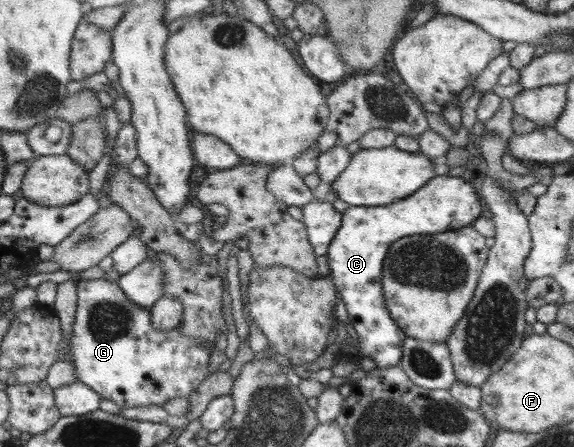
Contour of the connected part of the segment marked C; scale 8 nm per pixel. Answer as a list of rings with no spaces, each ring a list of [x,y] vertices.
[[[437,175],[431,178],[420,190],[404,199],[393,201],[391,206],[349,206],[342,214],[341,226],[335,233],[327,251],[327,264],[331,271],[336,292],[341,294],[350,323],[353,324],[358,334],[357,346],[361,357],[371,358],[377,367],[391,368],[398,366],[403,350],[403,340],[406,334],[393,322],[387,310],[385,296],[381,286],[382,263],[389,247],[399,238],[411,236],[411,234],[437,234],[447,230],[459,230],[463,226],[469,226],[481,217],[483,205],[480,195],[475,192],[472,184],[461,177],[450,175]]]

